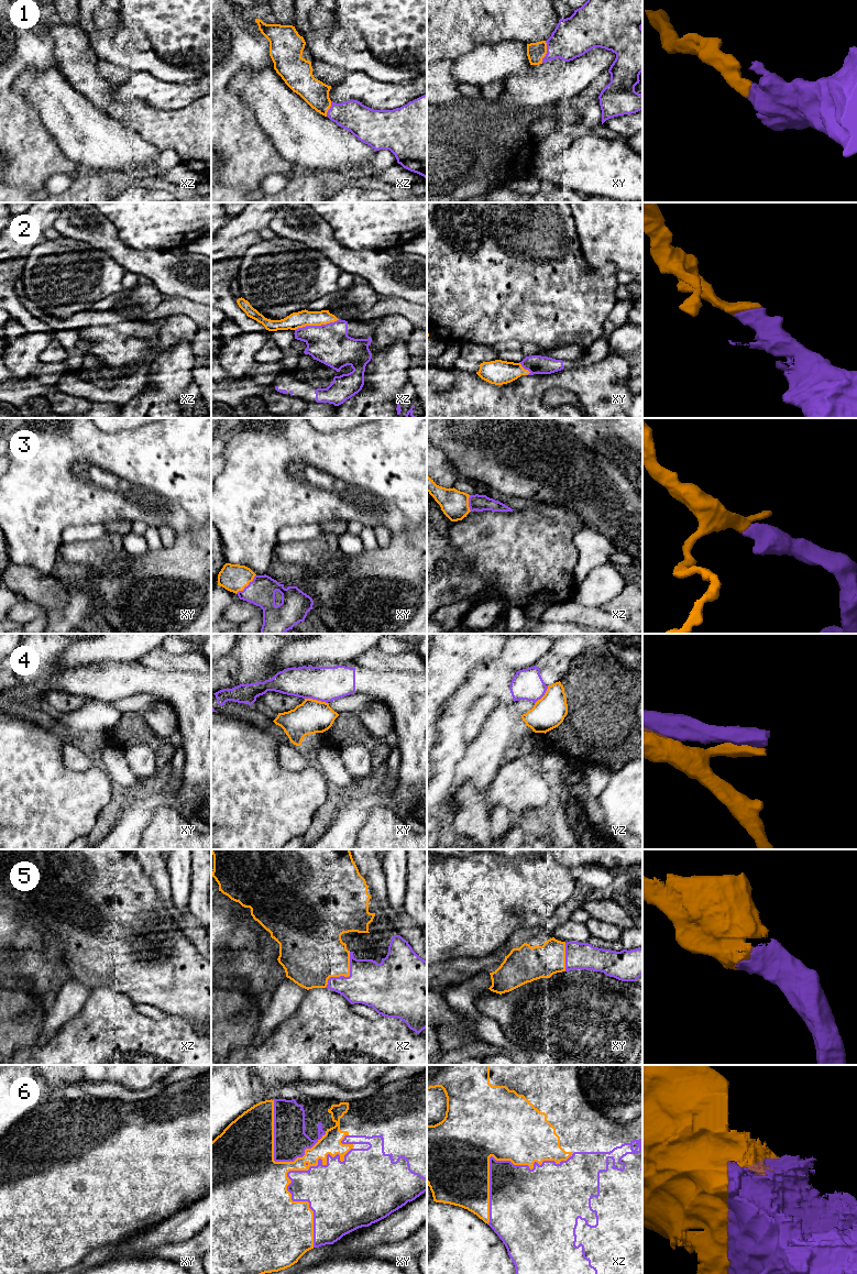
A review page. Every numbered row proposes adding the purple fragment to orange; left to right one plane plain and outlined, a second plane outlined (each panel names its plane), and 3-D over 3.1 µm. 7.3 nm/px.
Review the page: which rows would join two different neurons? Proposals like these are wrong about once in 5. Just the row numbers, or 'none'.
4

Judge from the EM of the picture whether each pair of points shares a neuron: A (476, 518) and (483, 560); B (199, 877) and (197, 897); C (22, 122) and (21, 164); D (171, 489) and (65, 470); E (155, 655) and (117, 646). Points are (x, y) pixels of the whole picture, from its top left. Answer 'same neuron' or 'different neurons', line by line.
A: same neuron
B: same neuron
C: same neuron
D: same neuron
E: different neurons

